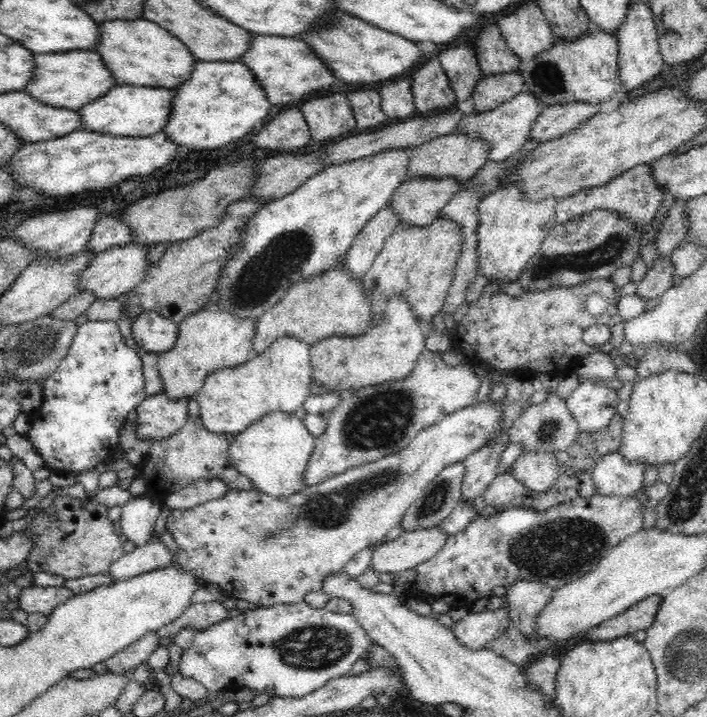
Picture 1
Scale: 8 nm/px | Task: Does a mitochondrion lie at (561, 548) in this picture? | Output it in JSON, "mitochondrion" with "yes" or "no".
{"mitochondrion":"yes"}

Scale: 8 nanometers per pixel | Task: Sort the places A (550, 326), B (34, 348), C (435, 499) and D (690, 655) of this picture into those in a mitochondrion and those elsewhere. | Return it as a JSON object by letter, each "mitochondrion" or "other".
{"A":"other","B":"mitochondrion","C":"mitochondrion","D":"mitochondrion"}

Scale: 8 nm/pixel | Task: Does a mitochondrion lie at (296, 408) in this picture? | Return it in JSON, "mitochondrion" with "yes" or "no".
{"mitochondrion":"no"}

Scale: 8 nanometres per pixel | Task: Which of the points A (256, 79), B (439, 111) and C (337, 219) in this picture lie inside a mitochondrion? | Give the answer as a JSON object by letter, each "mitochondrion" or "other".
{"A":"other","B":"other","C":"other"}

